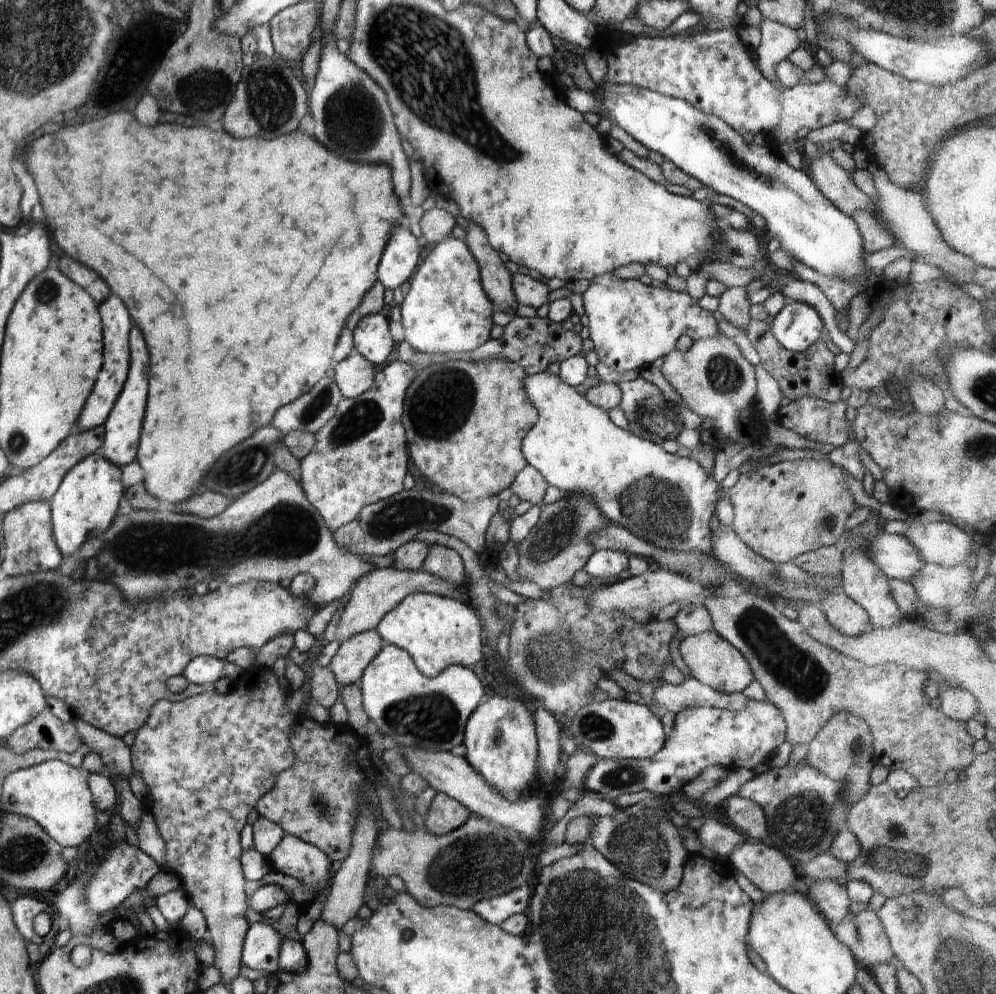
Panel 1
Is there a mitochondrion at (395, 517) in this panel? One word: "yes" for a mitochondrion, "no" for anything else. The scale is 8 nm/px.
yes

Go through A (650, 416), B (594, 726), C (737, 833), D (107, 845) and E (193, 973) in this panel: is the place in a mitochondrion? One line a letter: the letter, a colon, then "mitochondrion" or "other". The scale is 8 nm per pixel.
A: mitochondrion
B: mitochondrion
C: other
D: other
E: other

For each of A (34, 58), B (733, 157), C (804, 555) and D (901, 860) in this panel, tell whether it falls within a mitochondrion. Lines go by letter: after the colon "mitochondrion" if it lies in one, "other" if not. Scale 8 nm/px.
A: mitochondrion
B: mitochondrion
C: other
D: mitochondrion

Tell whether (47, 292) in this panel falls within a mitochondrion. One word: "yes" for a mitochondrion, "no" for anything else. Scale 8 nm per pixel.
yes

